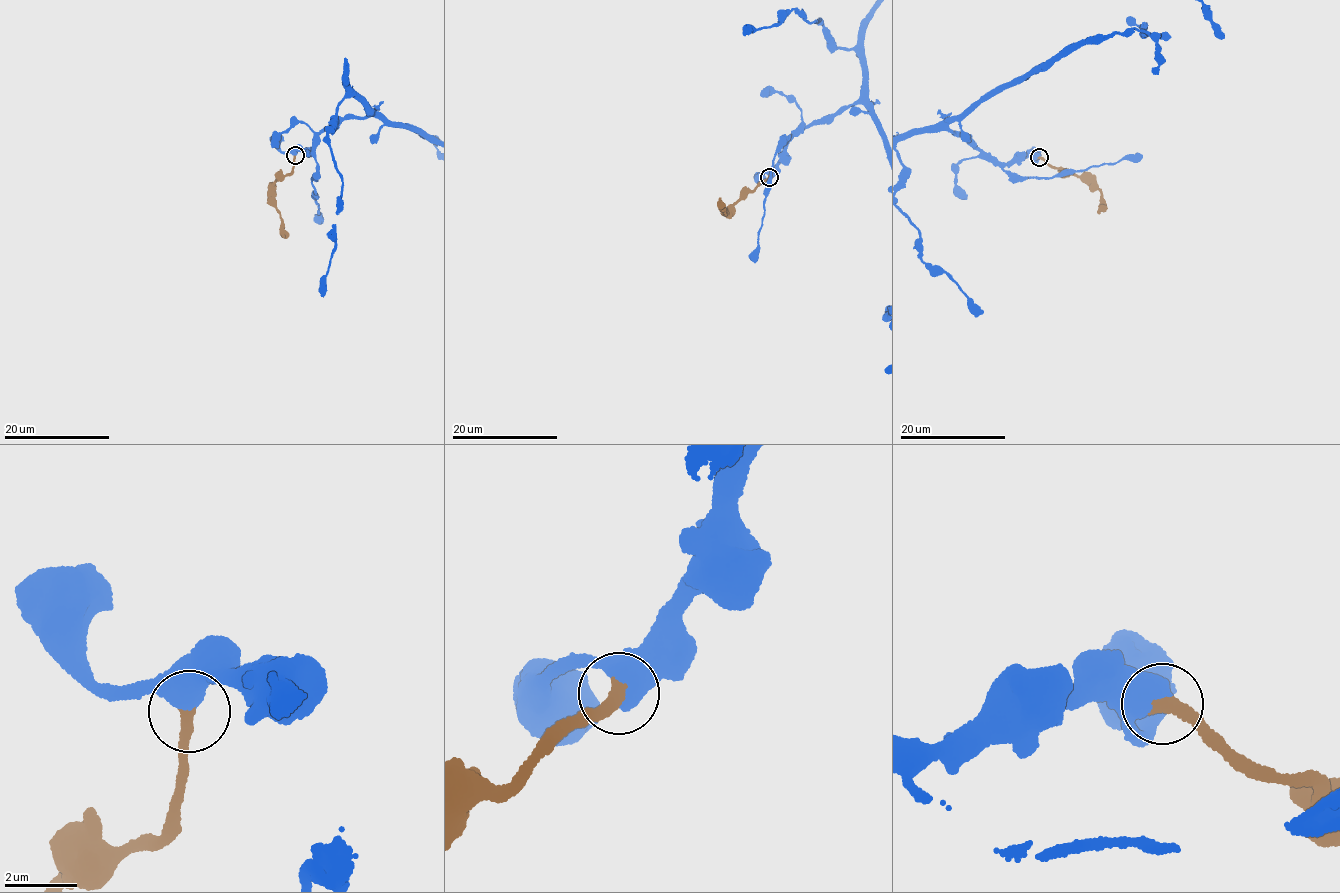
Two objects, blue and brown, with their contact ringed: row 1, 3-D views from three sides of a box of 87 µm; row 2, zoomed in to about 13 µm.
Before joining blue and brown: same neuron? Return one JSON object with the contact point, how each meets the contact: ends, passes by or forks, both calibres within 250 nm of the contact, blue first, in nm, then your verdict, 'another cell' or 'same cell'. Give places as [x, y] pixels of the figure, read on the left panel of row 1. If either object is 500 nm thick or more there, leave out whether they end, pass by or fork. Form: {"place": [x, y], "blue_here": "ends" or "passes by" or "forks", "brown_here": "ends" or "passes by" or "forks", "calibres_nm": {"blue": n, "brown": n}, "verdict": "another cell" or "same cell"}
{"place": [295, 155], "calibres_nm": {"blue": 650, "brown": 380}, "verdict": "same cell"}

